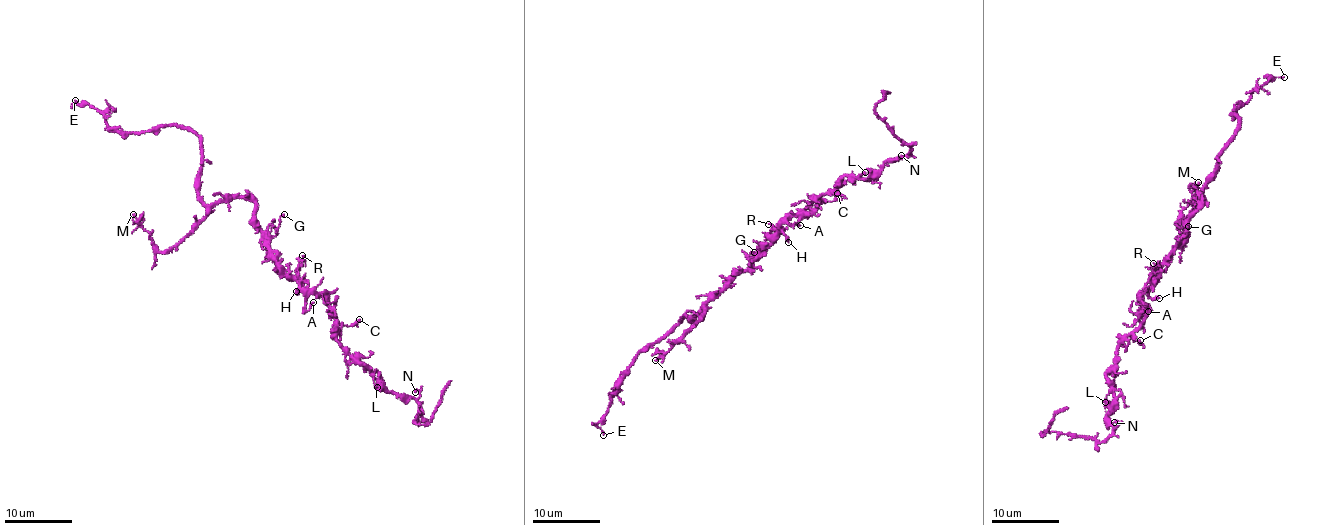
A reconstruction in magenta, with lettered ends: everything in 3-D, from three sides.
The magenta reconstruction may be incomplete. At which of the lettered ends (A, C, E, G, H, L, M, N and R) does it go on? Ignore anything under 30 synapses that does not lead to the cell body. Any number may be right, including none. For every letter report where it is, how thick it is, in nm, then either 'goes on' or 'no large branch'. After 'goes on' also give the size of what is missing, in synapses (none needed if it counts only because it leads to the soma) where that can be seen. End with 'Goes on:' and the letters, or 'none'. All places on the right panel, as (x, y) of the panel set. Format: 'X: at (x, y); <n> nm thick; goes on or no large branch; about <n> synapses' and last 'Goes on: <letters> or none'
A: at (1148, 311); 150 nm thick; no large branch
C: at (1140, 340); 130 nm thick; no large branch
E: at (1284, 77); 110 nm thick; no large branch
G: at (1188, 226); 160 nm thick; no large branch
H: at (1159, 298); 300 nm thick; no large branch
L: at (1105, 402); 190 nm thick; no large branch
M: at (1198, 182); 120 nm thick; no large branch
N: at (1114, 422); 140 nm thick; no large branch
R: at (1153, 263); 150 nm thick; no large branch
Goes on: none

